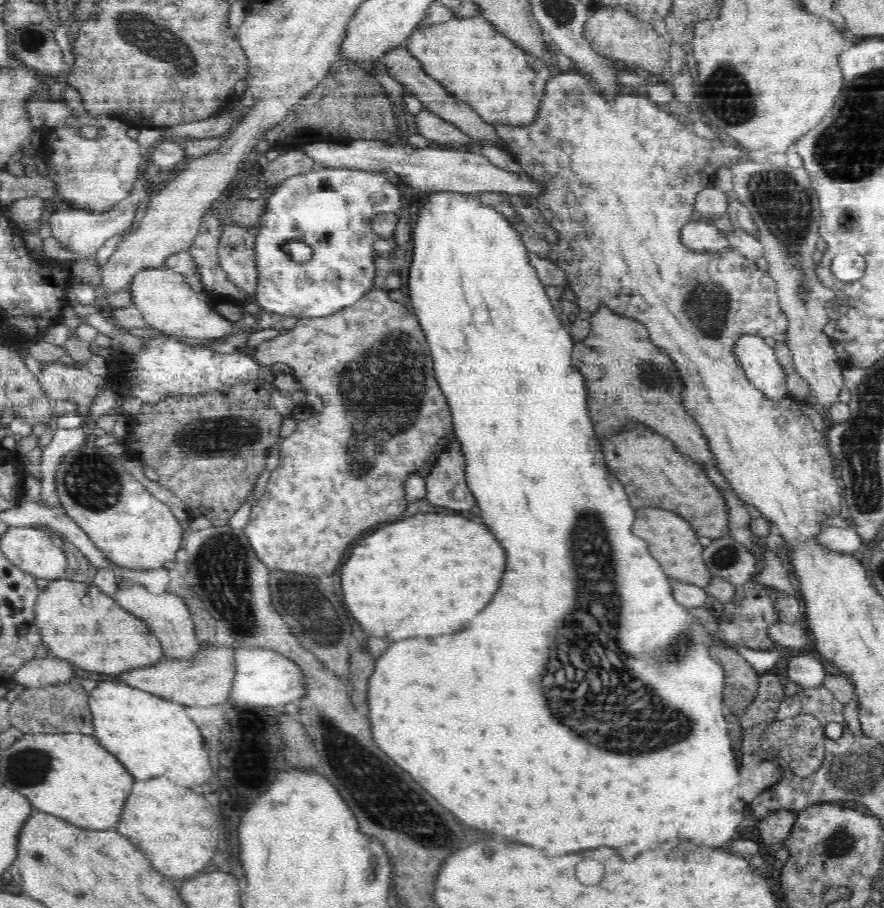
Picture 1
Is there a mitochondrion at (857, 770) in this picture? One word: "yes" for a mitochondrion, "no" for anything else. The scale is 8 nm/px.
yes

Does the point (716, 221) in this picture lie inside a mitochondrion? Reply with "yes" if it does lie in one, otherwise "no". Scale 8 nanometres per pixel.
no

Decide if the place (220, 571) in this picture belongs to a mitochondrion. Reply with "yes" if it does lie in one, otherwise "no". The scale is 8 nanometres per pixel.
yes

